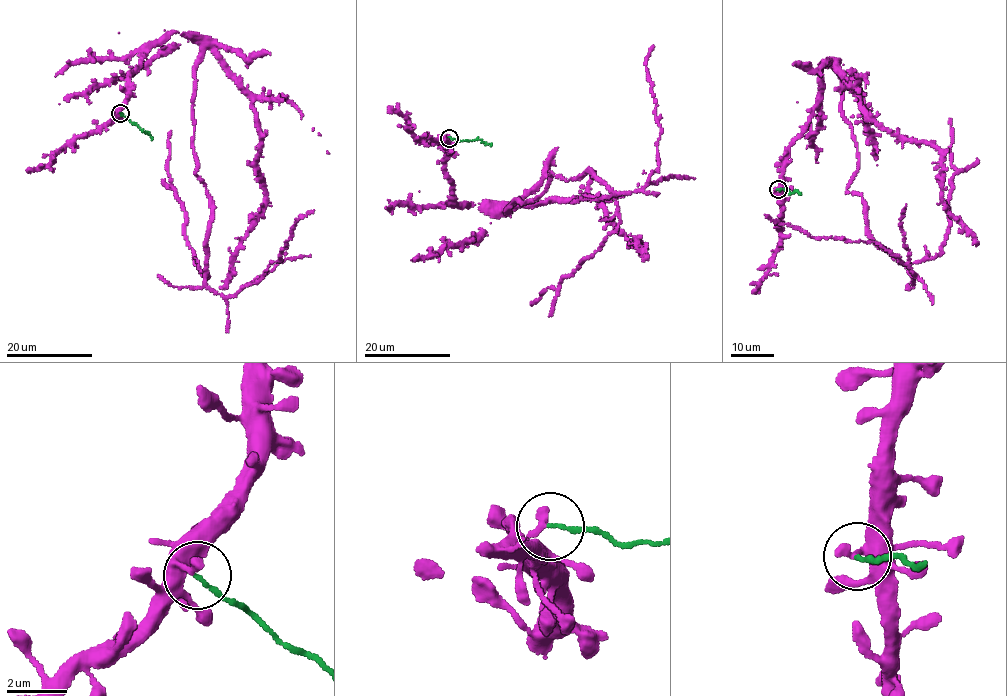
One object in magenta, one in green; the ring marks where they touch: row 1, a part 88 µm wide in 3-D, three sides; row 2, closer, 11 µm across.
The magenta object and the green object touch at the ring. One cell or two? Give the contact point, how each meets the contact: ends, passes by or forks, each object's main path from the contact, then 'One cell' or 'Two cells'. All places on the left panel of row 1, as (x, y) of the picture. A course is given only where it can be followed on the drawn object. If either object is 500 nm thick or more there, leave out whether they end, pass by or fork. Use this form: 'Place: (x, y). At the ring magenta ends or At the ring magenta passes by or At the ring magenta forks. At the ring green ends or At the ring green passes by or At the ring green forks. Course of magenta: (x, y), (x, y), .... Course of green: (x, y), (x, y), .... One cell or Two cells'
Place: (120, 113). At the ring magenta ends. At the ring green ends. Course of magenta: (119, 112), (146, 50), (194, 38), (205, 275), (223, 296), (261, 277), (313, 209). Course of green: (120, 113), (152, 139). Two cells

